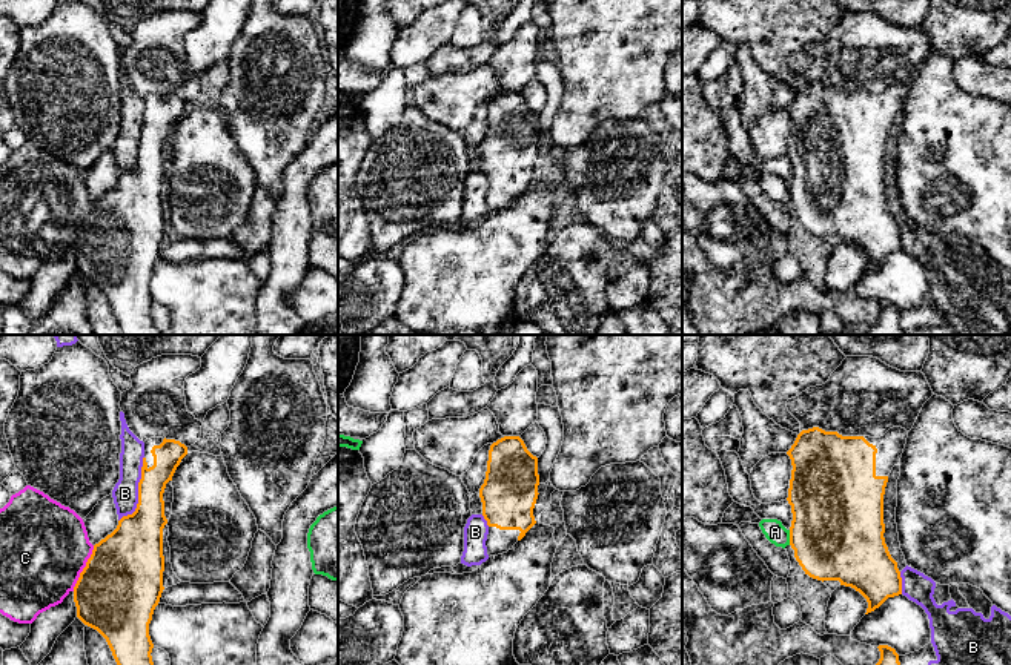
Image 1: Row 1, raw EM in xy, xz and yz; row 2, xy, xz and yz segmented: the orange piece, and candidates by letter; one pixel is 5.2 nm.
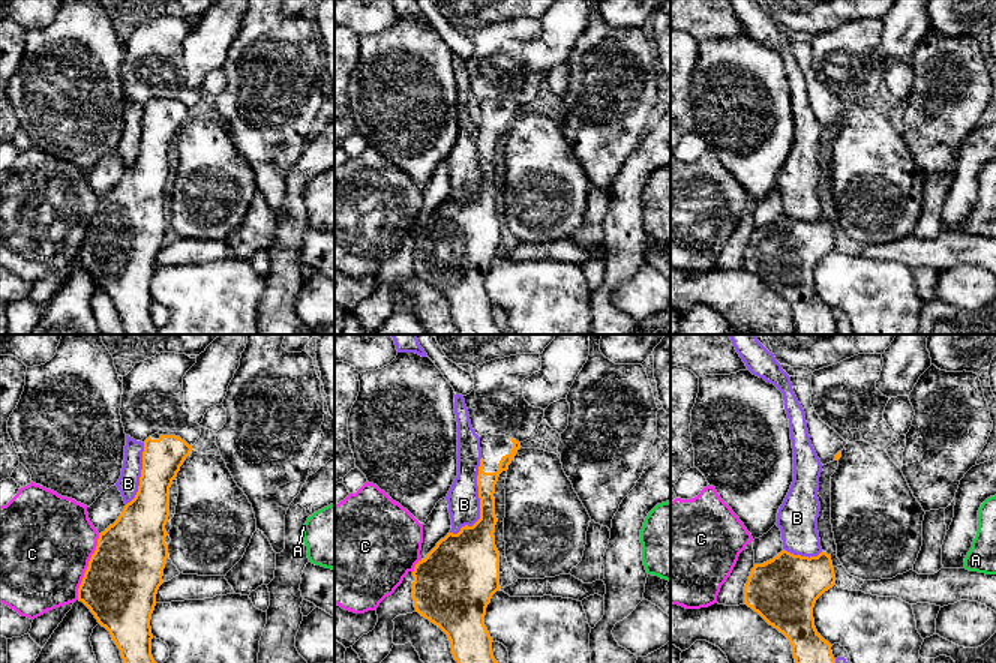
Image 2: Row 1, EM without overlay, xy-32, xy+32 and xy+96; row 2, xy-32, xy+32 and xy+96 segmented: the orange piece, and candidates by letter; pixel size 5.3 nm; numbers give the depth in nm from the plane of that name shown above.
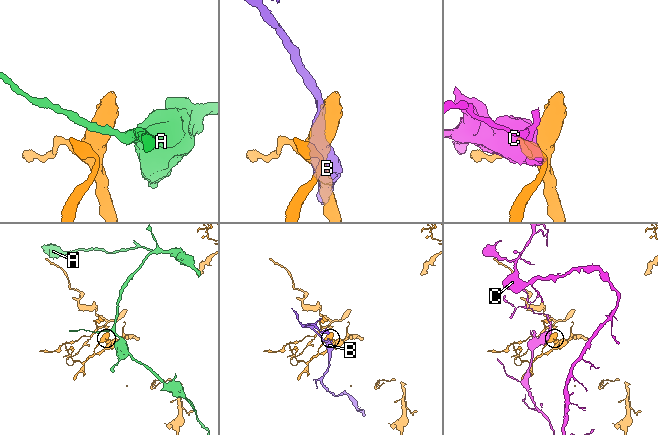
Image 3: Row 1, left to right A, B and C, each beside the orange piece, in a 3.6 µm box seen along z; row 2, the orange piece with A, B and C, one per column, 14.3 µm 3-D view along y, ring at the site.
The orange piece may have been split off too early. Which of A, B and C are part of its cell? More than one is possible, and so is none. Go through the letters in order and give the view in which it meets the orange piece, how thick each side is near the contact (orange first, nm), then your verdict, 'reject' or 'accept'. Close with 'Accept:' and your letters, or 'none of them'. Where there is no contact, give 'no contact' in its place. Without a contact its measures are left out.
A: yz | 480/110 nm | reject
B: xy | 260/140 nm | reject
C: xy | 420/460 nm | reject
Accept: none of them

